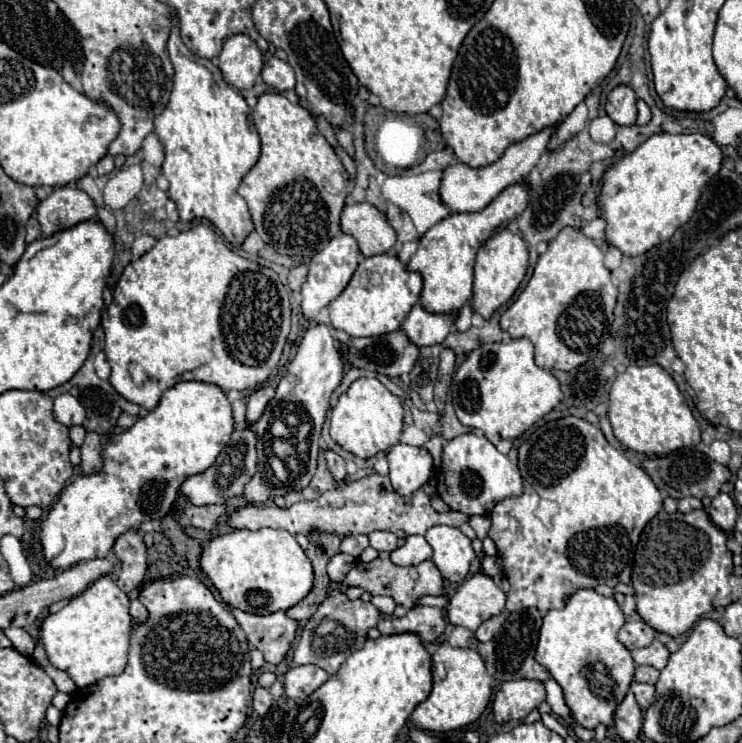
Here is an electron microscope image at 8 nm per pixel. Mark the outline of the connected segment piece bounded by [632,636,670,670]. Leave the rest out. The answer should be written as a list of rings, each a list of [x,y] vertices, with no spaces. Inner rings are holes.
[[[658,636],[654,638],[654,642],[646,648],[638,648],[638,650],[632,650],[632,658],[638,666],[646,664],[646,666],[654,666],[656,670],[662,670],[666,666],[666,660],[668,660],[670,652],[666,650],[666,646],[658,640]]]

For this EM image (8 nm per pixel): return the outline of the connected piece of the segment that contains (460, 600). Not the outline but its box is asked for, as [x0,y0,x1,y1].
[446,572,506,630]

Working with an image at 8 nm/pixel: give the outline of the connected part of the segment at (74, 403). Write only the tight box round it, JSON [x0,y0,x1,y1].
[54,394,84,426]

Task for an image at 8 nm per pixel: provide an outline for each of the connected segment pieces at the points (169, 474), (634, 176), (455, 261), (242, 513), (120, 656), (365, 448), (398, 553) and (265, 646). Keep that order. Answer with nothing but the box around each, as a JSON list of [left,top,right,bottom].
[[40,382,234,570],[600,132,722,256],[408,182,530,312],[226,474,468,536],[40,576,132,688],[330,378,404,458],[390,536,432,566],[230,606,298,664]]

